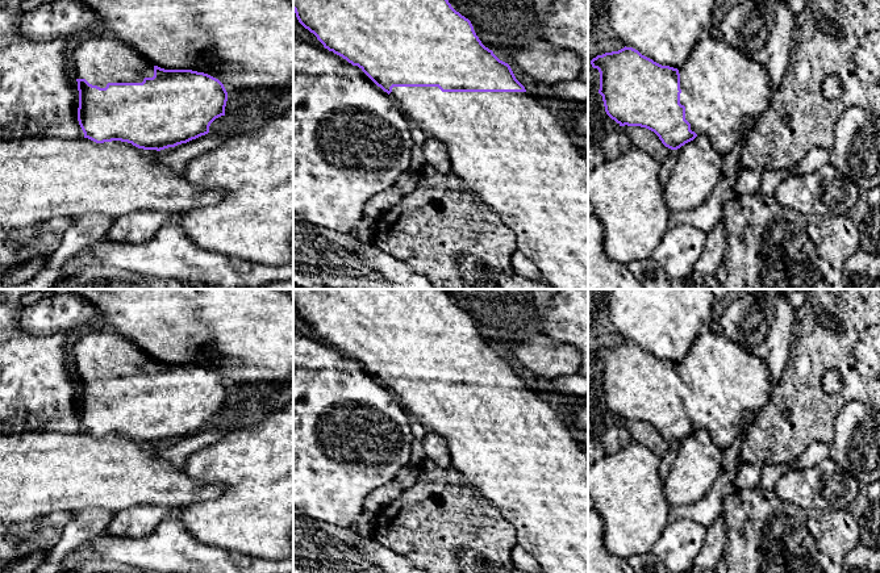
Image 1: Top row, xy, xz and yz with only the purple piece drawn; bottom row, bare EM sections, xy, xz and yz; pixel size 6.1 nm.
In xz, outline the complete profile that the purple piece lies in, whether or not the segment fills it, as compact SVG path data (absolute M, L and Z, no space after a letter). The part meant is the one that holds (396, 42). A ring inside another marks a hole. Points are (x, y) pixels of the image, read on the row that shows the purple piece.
M293 0L299 22L313 33L325 49L358 66L378 87L387 92L429 138L445 145L451 171L495 209L514 233L517 250L530 260L555 289L588 289L588 151L581 146L537 97L529 95L516 79L510 66L500 60L476 35L468 18L456 12L449 0Z

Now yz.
M710 33L702 34L681 68L662 66L642 55L633 47L597 55L591 60L593 68L600 72L600 89L606 114L620 126L641 126L654 131L662 143L677 150L693 141L697 135L705 135L712 146L722 156L730 152L743 138L743 130L748 134L756 126L759 118L767 112L773 89L768 72L755 60L747 58L723 39L713 38Z

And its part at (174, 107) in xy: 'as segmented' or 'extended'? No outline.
extended

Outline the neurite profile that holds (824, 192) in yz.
M831 163L809 172L792 172L773 196L777 202L802 214L848 216L860 189Z

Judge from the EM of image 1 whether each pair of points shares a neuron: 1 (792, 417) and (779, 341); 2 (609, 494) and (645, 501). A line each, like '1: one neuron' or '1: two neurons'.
1: two neurons
2: one neuron

